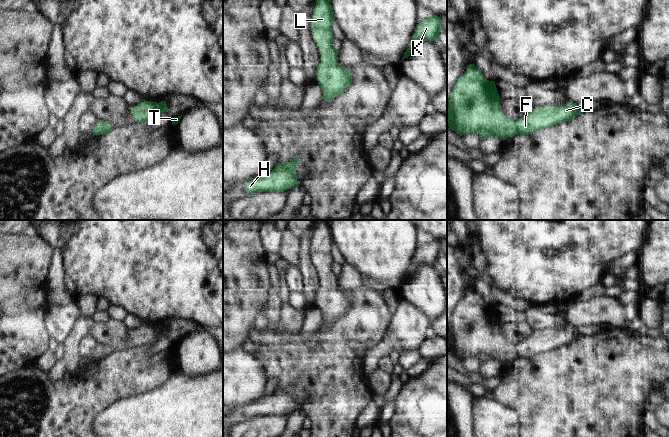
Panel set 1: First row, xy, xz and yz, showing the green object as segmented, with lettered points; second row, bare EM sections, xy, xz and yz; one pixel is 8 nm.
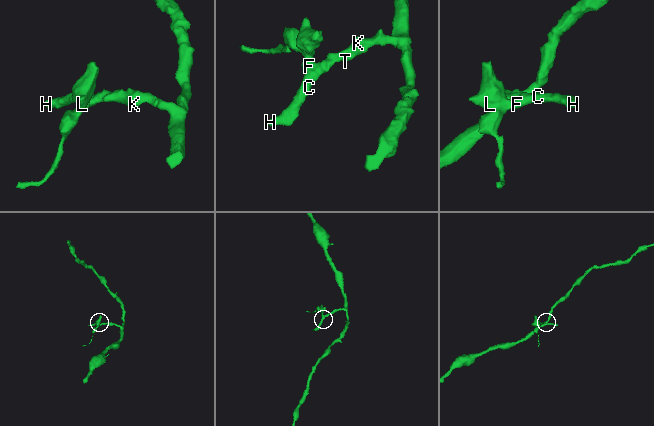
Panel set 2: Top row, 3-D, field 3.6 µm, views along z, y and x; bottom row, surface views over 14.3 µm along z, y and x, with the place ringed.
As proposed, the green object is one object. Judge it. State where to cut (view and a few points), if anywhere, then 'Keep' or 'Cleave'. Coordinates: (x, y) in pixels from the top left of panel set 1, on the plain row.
No split. Keep.

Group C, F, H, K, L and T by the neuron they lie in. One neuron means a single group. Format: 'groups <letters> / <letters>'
groups C F H K L T

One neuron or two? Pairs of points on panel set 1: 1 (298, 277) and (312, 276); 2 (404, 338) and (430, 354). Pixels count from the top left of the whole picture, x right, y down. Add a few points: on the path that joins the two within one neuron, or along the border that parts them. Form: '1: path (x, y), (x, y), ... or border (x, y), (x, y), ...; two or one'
1: border (299, 267), (304, 275), (304, 291); two
2: border (433, 335), (423, 343), (419, 350); two

